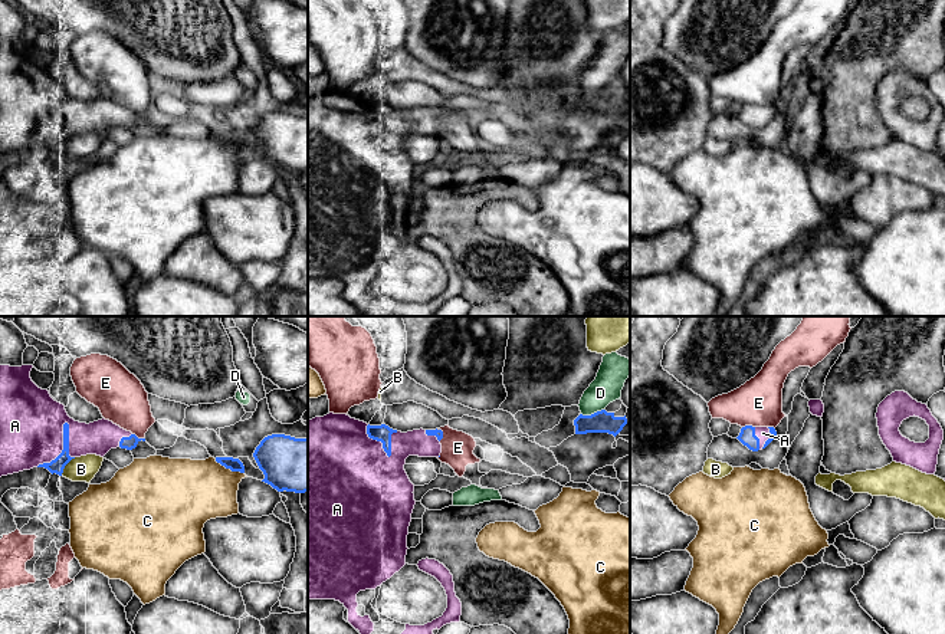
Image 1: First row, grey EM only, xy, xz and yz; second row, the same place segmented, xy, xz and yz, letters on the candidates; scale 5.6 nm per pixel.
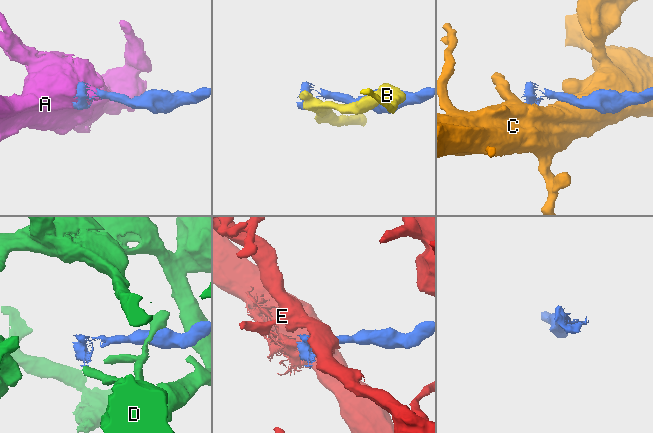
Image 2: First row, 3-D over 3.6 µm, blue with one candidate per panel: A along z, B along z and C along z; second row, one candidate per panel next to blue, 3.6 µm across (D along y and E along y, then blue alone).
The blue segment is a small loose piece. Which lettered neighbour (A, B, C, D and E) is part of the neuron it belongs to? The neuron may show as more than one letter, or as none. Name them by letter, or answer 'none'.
A

